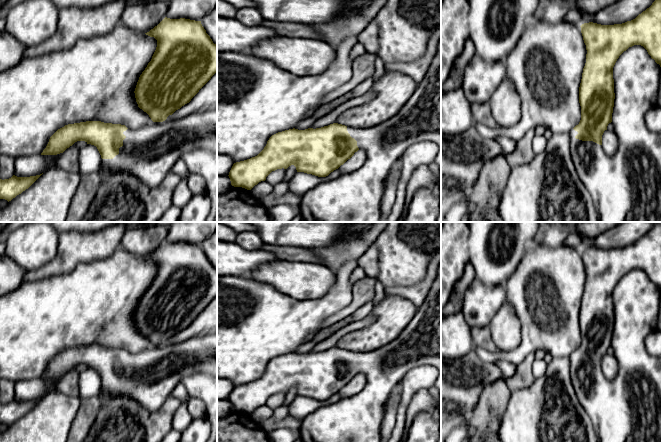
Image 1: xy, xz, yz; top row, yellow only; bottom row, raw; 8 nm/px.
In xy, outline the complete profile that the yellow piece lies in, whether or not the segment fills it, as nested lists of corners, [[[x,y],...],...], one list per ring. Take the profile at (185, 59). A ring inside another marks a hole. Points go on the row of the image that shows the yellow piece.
[[[165,17],[145,34],[157,40],[157,47],[151,61],[140,75],[134,93],[138,107],[146,112],[152,121],[137,130],[101,121],[68,124],[50,137],[41,155],[57,155],[77,141],[85,141],[96,146],[101,155],[99,174],[102,180],[110,171],[129,172],[148,187],[157,187],[187,152],[194,149],[217,152],[217,108],[211,107],[204,112],[179,119],[167,119],[189,103],[217,72],[217,45],[206,33],[201,21],[185,18]]]

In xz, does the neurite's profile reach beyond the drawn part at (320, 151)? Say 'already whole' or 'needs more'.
needs more

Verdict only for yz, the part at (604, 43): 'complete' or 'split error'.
split error

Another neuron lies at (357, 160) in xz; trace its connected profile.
[[[359,149],[354,155],[339,167],[340,173],[346,174],[358,170],[366,160],[366,153]]]

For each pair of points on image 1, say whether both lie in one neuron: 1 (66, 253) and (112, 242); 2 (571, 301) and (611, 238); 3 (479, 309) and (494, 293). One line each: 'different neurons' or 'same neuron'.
1: same neuron
2: different neurons
3: same neuron

